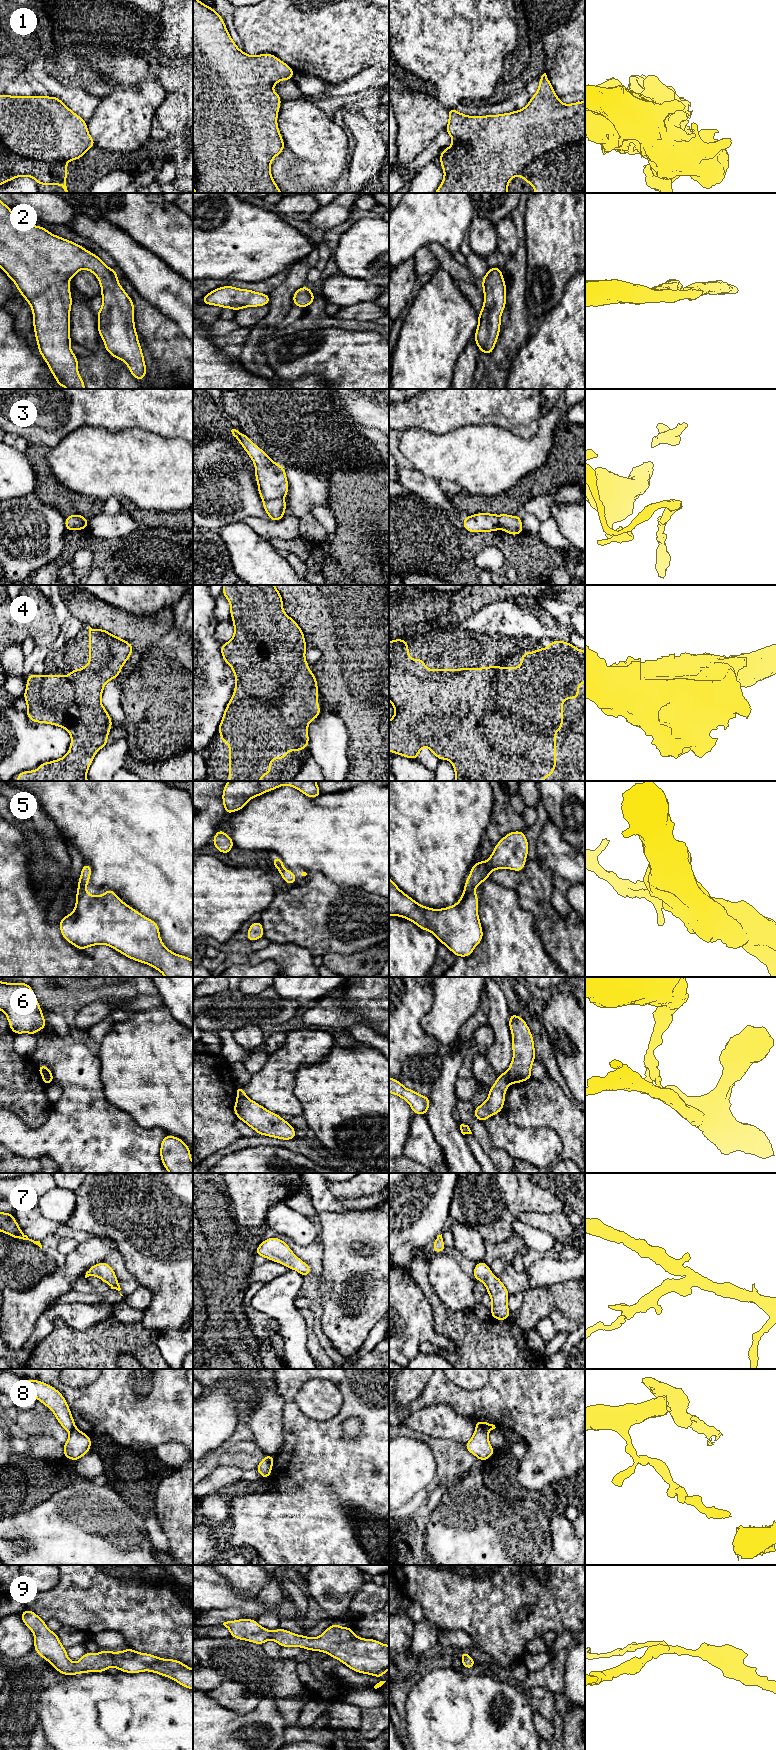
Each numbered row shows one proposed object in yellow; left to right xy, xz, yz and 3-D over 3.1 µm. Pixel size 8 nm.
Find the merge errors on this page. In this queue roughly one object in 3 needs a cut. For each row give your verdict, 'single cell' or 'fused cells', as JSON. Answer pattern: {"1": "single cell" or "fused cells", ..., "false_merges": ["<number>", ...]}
{"1": "single cell", "2": "single cell", "3": "fused cells", "4": "single cell", "5": "single cell", "6": "fused cells", "7": "single cell", "8": "fused cells", "9": "single cell", "false_merges": ["3", "6", "8"]}

